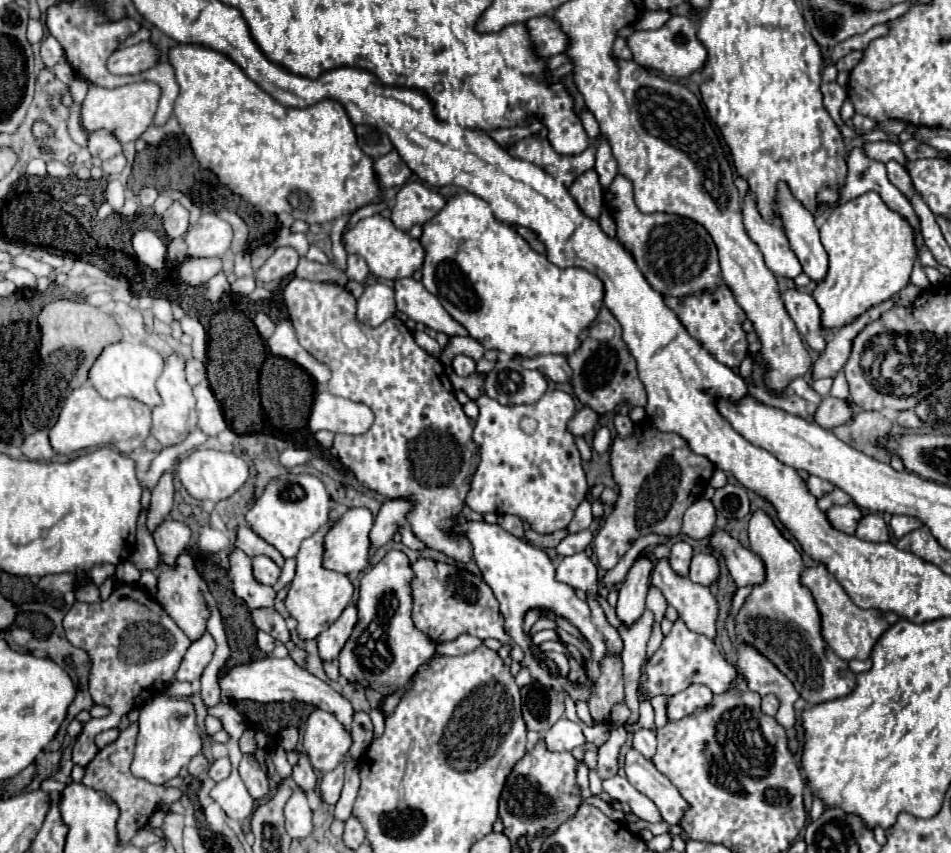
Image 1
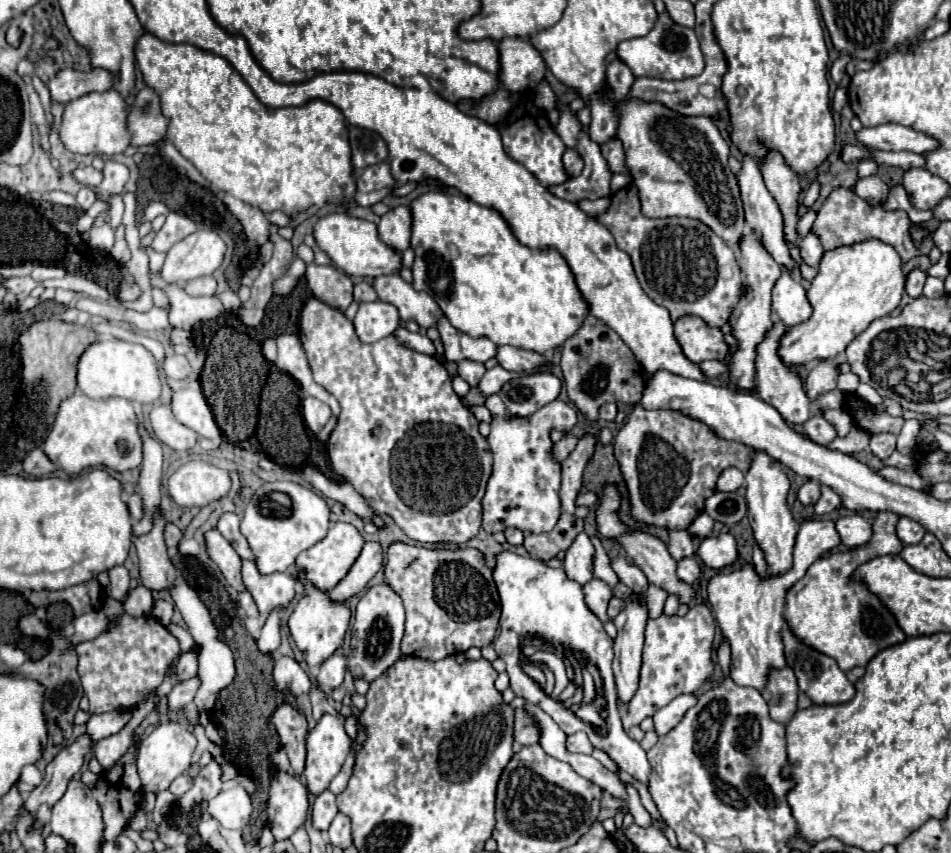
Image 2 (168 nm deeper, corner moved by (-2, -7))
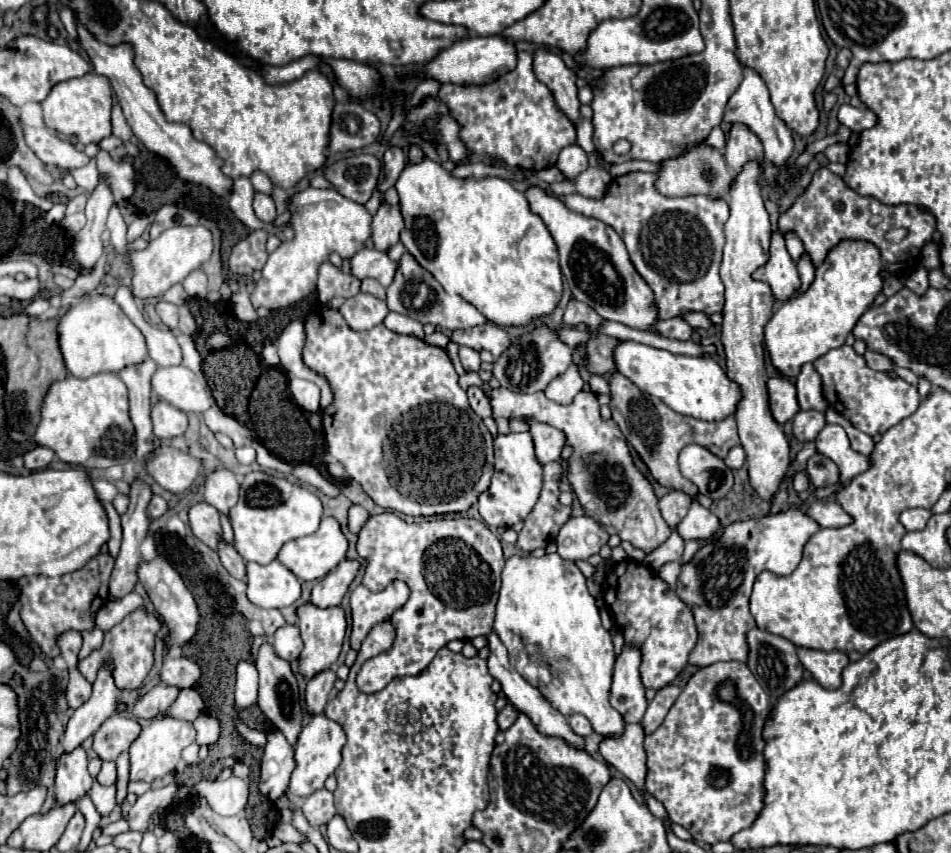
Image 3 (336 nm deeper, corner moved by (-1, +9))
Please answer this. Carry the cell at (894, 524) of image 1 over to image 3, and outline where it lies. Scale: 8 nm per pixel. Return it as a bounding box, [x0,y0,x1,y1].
[901,508,931,530]

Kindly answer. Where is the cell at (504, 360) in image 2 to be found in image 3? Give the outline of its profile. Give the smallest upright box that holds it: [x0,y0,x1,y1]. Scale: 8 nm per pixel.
[451,322,511,358]

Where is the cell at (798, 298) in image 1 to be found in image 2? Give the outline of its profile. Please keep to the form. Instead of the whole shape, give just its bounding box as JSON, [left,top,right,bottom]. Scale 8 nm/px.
[772,270,812,326]

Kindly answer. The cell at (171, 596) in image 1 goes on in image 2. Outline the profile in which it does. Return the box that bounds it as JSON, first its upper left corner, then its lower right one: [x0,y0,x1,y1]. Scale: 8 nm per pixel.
[176,650,198,680]

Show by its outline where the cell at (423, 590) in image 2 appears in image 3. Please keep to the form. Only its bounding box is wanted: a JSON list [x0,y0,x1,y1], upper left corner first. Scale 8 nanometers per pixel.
[357,512,505,692]

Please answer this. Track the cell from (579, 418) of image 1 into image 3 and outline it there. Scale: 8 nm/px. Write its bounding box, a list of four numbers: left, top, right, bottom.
[529,422,565,464]

